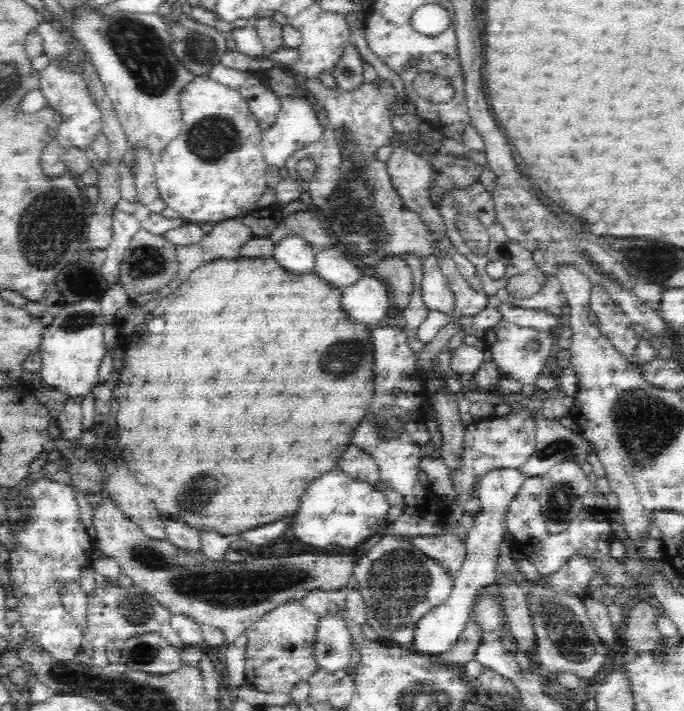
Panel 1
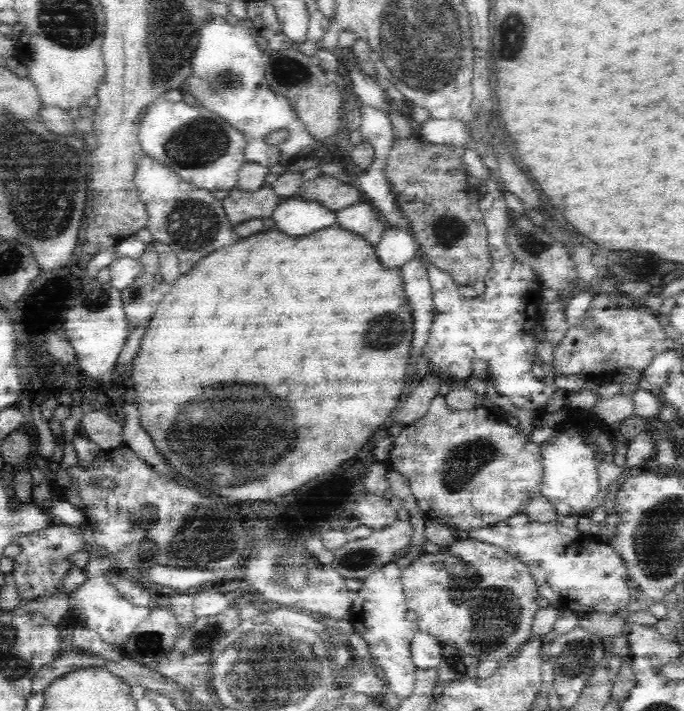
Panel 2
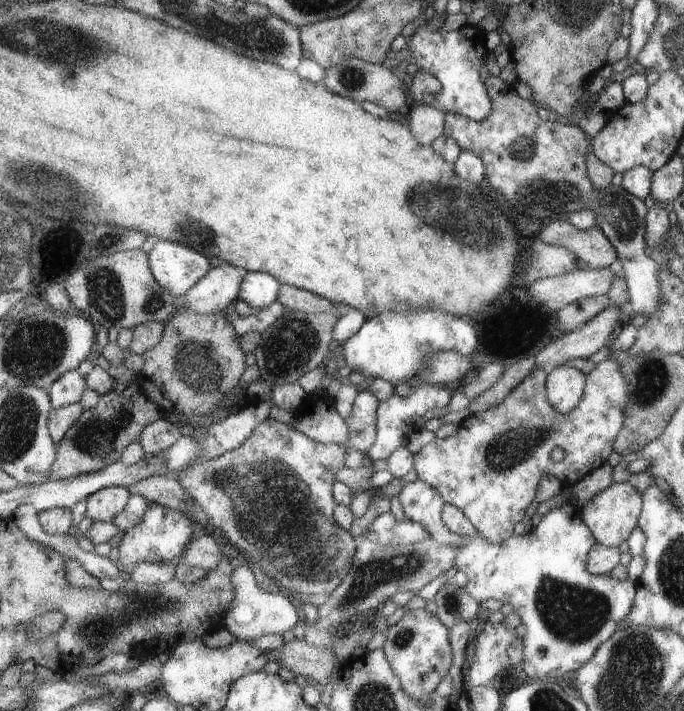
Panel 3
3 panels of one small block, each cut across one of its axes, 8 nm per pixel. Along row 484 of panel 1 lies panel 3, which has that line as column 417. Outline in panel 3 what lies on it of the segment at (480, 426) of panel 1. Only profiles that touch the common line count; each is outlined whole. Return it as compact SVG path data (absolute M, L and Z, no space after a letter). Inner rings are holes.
M609 357L585 375L586 385L580 402L564 414L560 414L546 398L546 377L544 368L532 369L496 408L460 419L458 430L452 436L435 438L413 456L413 468L418 479L433 486L445 503L462 511L480 537L493 543L504 542L513 535L514 526L524 520L526 509L534 502L537 486L544 475L561 480L564 486L569 487L606 463L625 421L628 383L617 360ZM556 448L564 452L560 462L550 459L550 452Z

